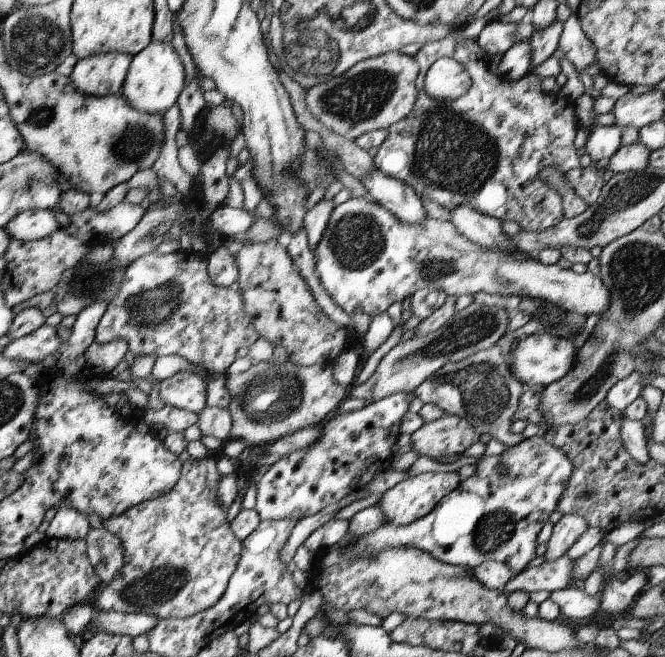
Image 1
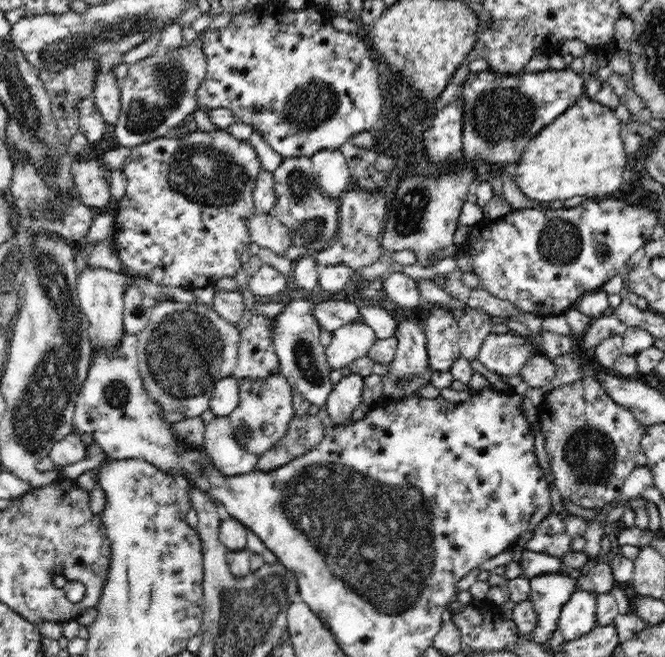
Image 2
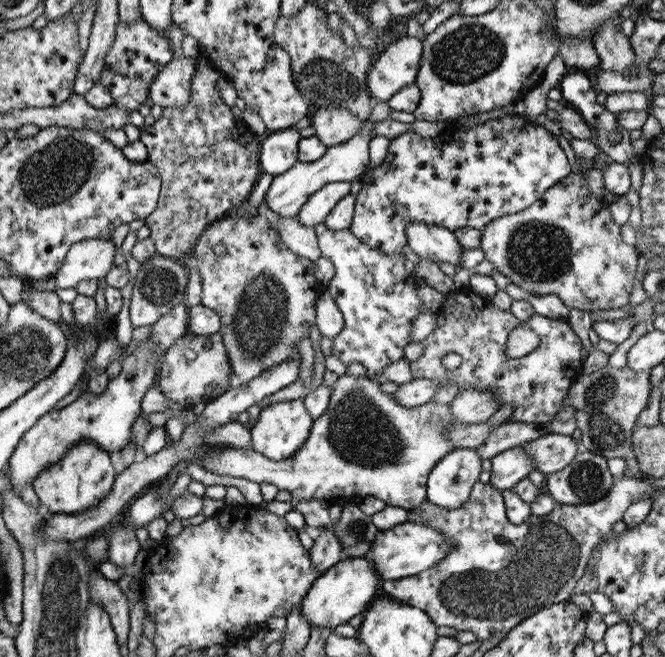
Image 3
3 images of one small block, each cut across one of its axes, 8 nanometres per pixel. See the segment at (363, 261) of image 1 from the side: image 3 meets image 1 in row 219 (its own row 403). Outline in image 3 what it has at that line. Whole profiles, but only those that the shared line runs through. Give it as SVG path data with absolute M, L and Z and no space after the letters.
M341 376L331 392L329 408L313 422L309 438L303 442L303 446L285 460L271 460L265 458L251 448L205 448L205 470L213 474L233 476L233 478L245 478L251 482L269 482L275 484L279 490L285 490L291 494L293 504L307 502L307 500L341 500L349 496L375 496L383 500L387 506L401 506L407 512L415 510L421 502L427 500L427 478L433 466L443 460L445 454L451 452L451 446L447 442L445 428L453 424L449 406L439 404L423 404L419 408L405 408L399 406L397 400L389 394L383 394L379 390L377 382L371 382L369 378L353 378L353 376Z

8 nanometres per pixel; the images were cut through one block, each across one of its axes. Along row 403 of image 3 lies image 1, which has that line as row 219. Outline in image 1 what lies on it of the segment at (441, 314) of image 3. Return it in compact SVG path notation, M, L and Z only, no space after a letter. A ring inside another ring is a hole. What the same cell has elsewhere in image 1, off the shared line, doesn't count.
M455 30L447 38L439 42L429 42L419 48L413 56L419 66L419 74L415 78L417 100L411 112L387 128L387 138L381 142L375 154L375 168L383 176L397 178L403 184L411 186L419 198L429 202L437 202L445 210L457 210L457 206L471 206L479 214L497 218L501 222L515 222L523 232L541 232L557 226L563 220L563 202L561 196L551 190L545 182L539 180L539 172L549 166L557 166L565 178L571 182L575 194L581 198L585 206L591 206L601 198L601 172L597 170L597 162L591 160L585 168L579 166L581 150L575 148L577 134L577 116L573 114L573 100L563 98L559 94L547 94L541 90L541 78L535 74L527 74L517 82L501 82L495 74L489 72L489 58L479 48L477 40L469 40L461 36L461 30ZM439 58L453 58L467 70L471 78L469 90L457 100L437 100L431 98L423 88L423 76L429 66Z

